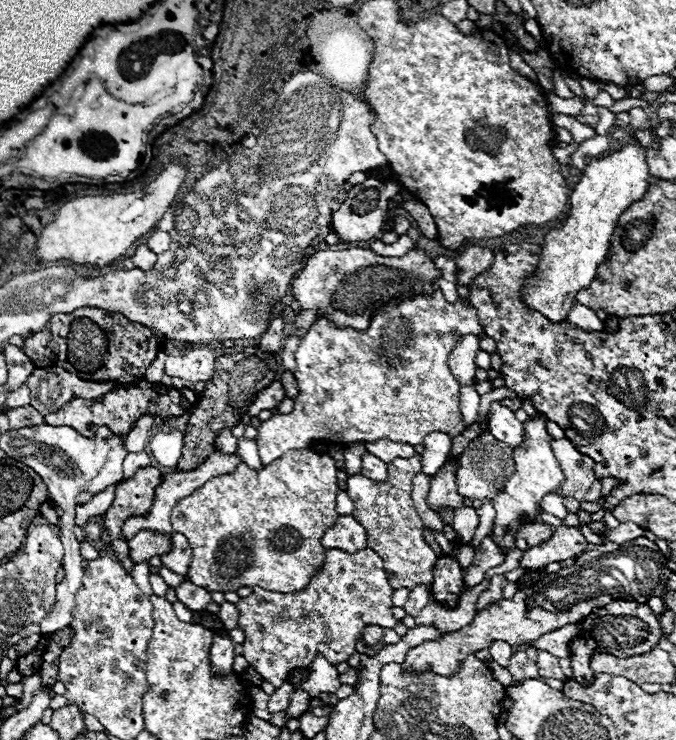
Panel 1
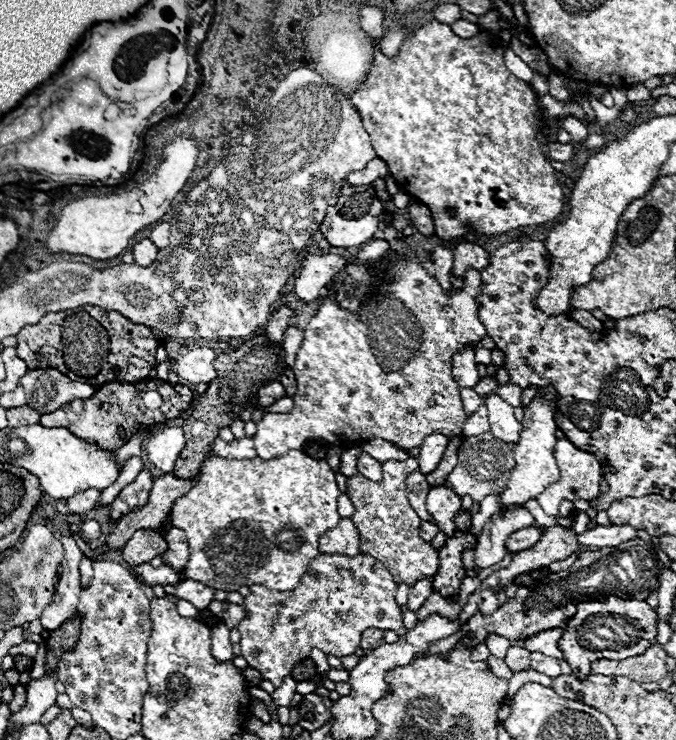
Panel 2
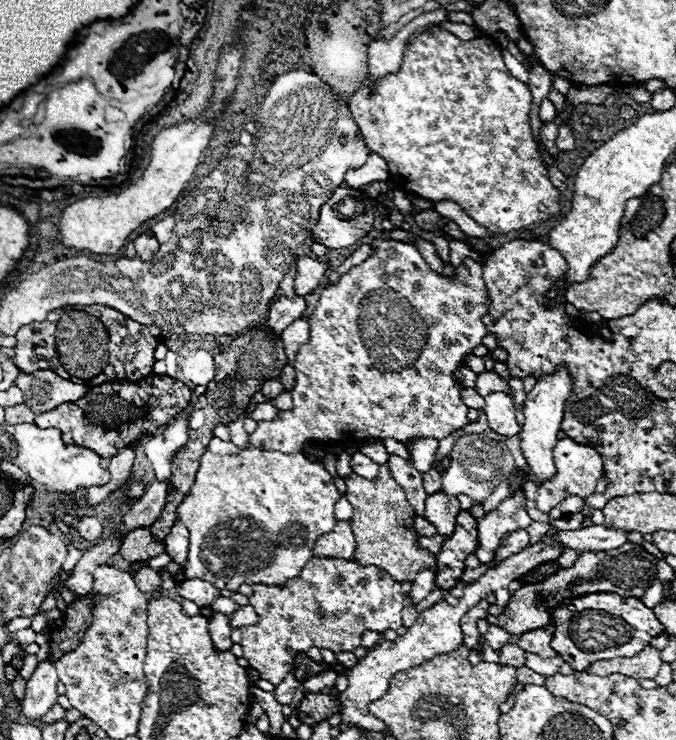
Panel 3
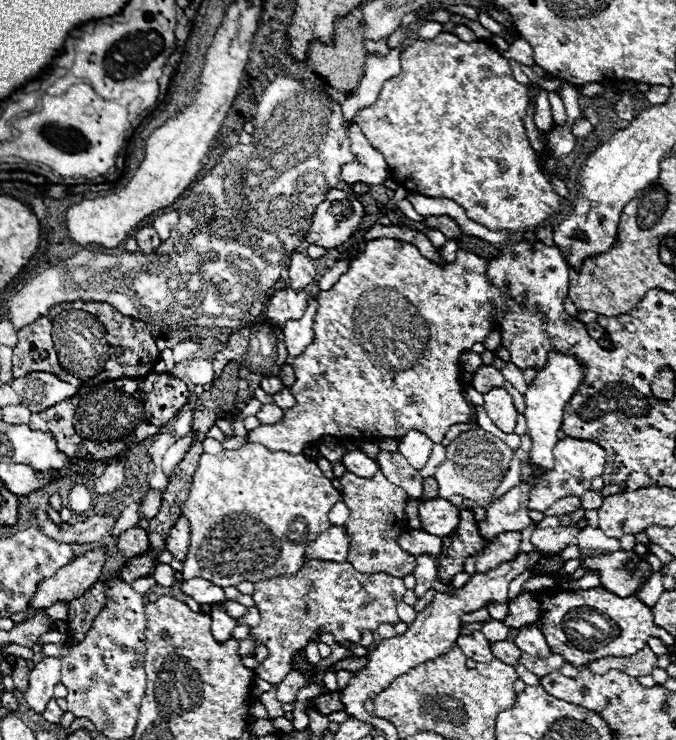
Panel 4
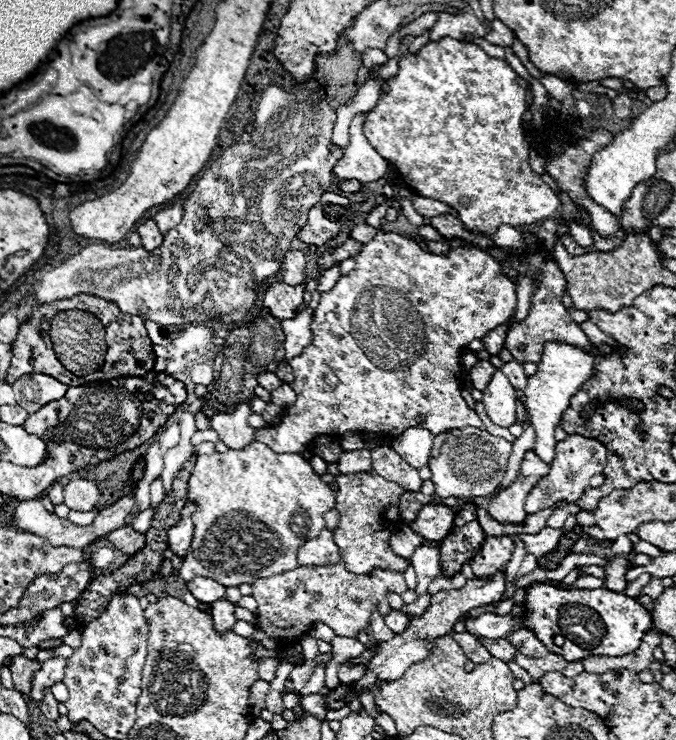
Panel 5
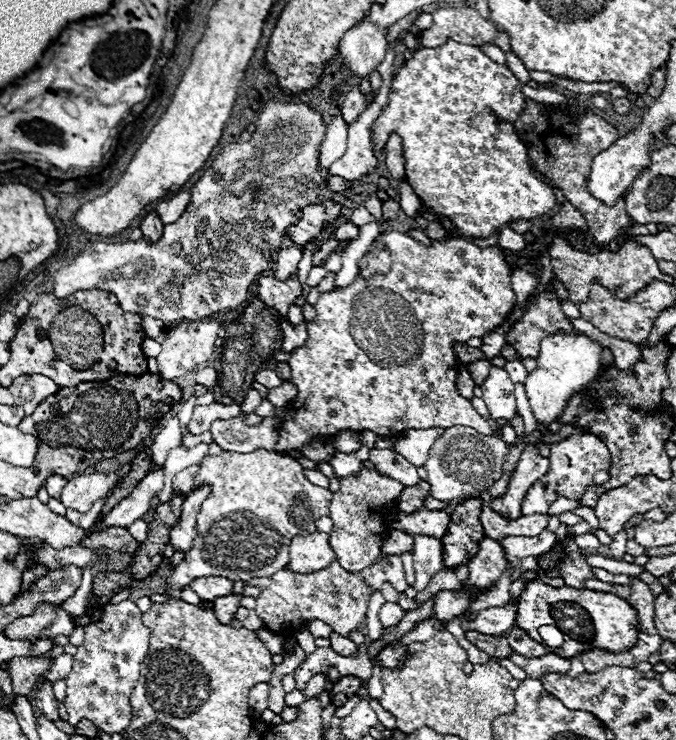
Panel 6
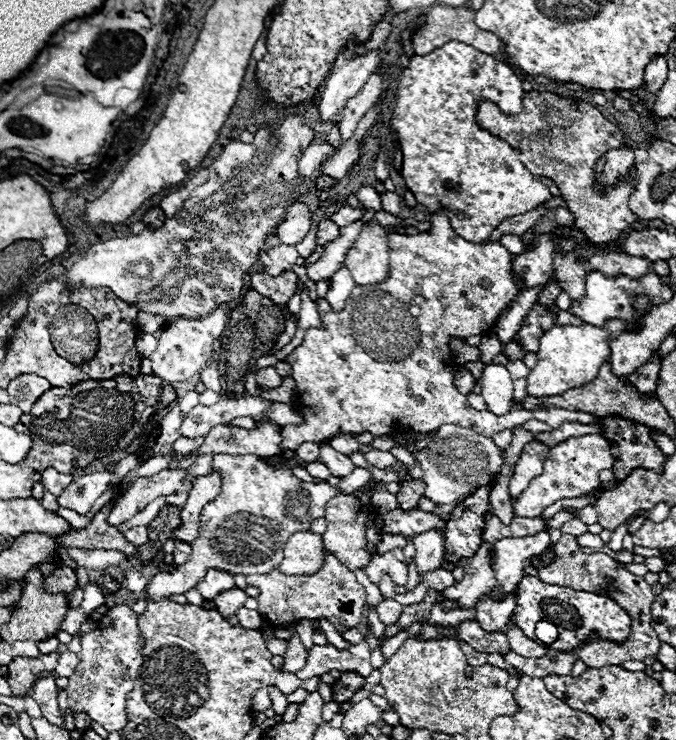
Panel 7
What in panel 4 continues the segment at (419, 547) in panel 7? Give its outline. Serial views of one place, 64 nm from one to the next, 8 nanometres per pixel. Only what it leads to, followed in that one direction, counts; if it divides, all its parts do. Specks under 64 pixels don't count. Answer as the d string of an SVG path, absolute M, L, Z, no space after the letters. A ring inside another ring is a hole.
M420 554L418 556L418 566L414 570L414 578L416 578L416 596L422 598L430 588L432 582L438 578L438 566L436 566L436 558L432 558L430 554Z

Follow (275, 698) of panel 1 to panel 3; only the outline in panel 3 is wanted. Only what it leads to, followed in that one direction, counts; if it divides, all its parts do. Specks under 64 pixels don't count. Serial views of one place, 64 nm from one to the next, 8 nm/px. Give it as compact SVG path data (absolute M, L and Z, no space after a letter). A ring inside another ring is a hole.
M288 674L288 676L284 678L284 682L278 684L276 690L274 690L276 702L278 702L278 704L290 704L292 698L294 698L294 692L296 692L296 688L298 688L298 684L300 684L300 682L296 680L296 676L294 676L294 674Z

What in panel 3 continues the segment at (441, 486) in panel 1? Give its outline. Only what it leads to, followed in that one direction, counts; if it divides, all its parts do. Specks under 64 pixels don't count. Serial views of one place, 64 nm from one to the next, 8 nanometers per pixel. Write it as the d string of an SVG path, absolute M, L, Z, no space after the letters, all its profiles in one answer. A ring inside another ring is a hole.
M444 492L430 494L426 500L426 520L436 526L436 530L444 536L450 536L456 528L456 516L460 512L458 498L446 496Z

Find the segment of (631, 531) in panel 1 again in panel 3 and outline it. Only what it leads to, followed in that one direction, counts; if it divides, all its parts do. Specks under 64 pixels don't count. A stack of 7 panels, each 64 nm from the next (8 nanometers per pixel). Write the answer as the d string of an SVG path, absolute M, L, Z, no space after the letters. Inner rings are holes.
M588 526L580 530L562 532L560 542L578 552L600 552L600 550L616 550L628 542L628 532L614 530L606 526Z

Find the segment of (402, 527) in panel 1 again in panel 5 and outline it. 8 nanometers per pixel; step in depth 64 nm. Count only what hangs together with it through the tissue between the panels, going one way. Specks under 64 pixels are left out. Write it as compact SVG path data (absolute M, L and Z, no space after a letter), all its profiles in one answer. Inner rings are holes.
M374 470L370 474L340 474L332 476L330 474L319 475L322 482L338 484L338 504L342 518L340 526L336 528L336 544L340 546L342 562L346 564L348 570L354 574L366 574L376 568L388 568L394 572L406 572L410 566L408 558L398 556L392 546L390 546L390 536L398 530L398 526L404 522L400 516L400 496L406 492L402 486L384 480L380 474Z

